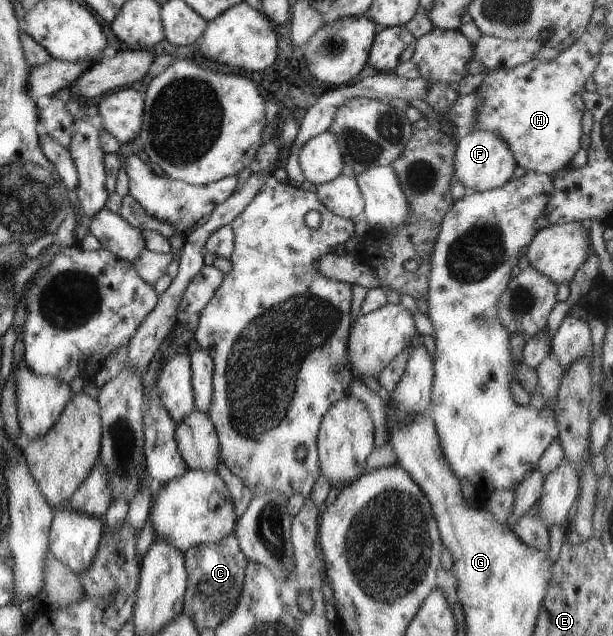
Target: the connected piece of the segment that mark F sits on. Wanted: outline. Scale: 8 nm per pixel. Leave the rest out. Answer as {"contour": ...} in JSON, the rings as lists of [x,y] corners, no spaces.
{"contour":[[[471,129],[470,133],[460,135],[453,153],[453,176],[458,179],[467,192],[484,191],[497,188],[512,179],[513,170],[517,167],[517,161],[507,148],[507,143],[497,137],[497,133],[485,131],[485,129]]]}

